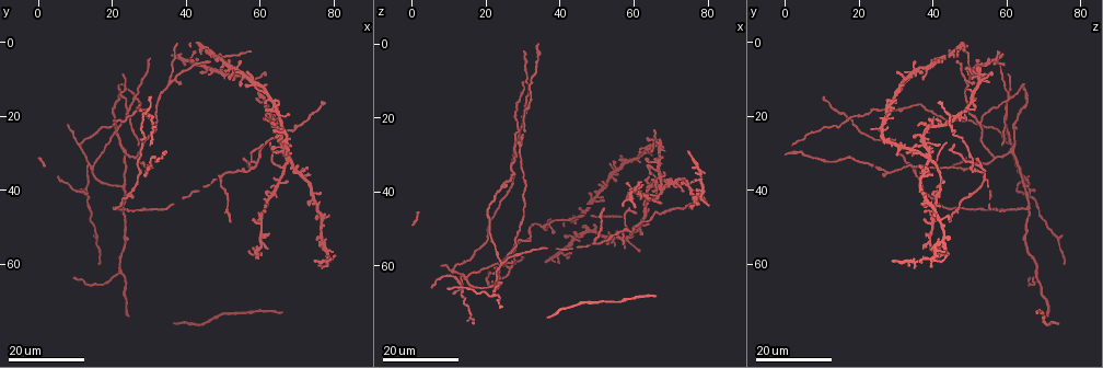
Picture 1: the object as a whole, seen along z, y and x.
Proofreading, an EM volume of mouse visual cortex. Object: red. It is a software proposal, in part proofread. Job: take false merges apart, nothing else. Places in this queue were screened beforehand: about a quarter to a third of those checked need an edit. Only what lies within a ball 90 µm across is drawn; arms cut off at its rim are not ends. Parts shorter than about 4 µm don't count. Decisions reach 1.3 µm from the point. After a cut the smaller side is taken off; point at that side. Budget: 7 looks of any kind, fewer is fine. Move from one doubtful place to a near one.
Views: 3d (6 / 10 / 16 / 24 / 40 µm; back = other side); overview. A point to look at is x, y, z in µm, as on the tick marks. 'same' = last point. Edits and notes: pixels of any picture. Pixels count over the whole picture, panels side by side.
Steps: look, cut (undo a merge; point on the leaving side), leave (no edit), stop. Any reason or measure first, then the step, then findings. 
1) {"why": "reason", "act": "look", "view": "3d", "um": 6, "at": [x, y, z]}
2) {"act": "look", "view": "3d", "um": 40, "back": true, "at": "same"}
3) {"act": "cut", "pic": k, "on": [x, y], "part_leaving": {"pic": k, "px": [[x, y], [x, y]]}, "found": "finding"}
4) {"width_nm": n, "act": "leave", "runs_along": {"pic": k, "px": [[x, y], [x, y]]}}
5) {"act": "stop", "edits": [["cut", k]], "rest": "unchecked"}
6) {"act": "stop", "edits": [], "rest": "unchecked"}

{"why": "branch point", "act": "look", "view": "3d", "um": 16, "at": [10.5, 28.0, 61.5]}

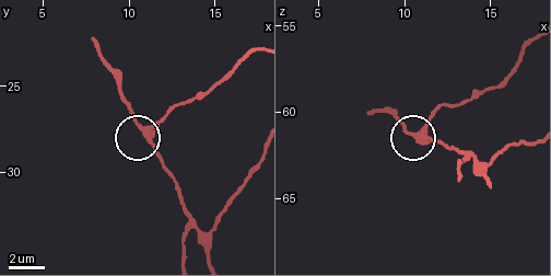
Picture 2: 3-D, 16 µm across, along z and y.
{"act": "look", "view": "3d", "um": 6, "at": [10.9, 27.6, 61.3]}

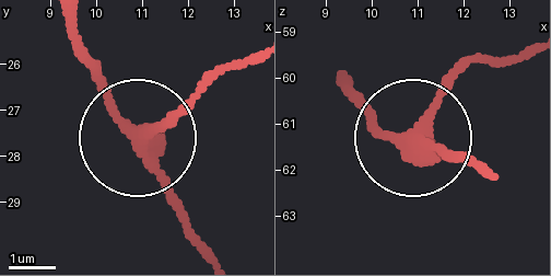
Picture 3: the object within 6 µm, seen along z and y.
{"width_nm": 320, "act": "leave", "found": "continuous, no second neuron"}

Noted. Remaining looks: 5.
{"why": "three-way junction", "act": "look", "view": "3d", "um": 24, "at": [23.0, 29.5, 62.0]}

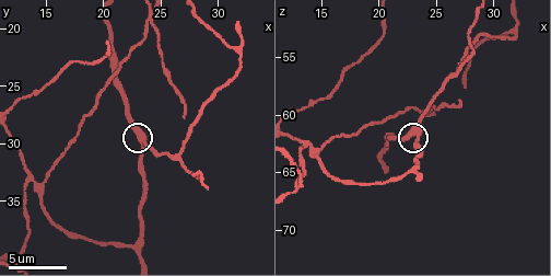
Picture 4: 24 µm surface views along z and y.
{"act": "look", "view": "3d", "um": 6, "at": [23.4, 29.6, 61.6]}

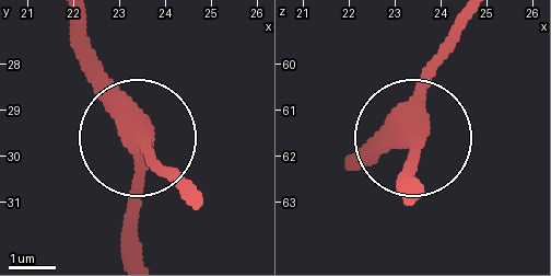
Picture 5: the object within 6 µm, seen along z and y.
{"act": "look", "view": "3d", "um": 6, "back": true, "at": [23.35, 29.50, 61.60]}

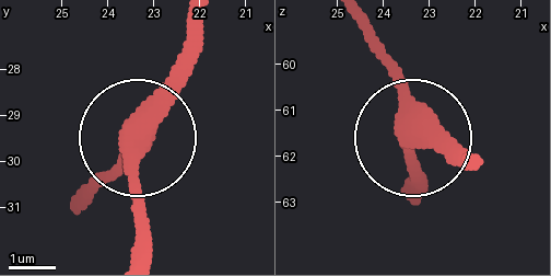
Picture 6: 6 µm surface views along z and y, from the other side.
{"act": "leave", "runs_along": {"pic": 6, "px": [[75, 196], [200, 50]]}, "found": "continuous, no second neuron"}

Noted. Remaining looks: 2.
{"why": "branch point", "act": "look", "view": "3d", "um": 6, "at": [22.6, 39.0, 65.0]}

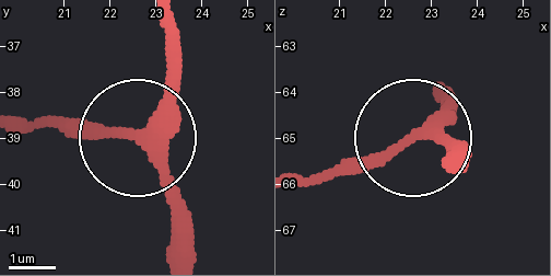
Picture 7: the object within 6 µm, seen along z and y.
{"act": "leave", "runs_along": {"pic": 7, "px": [[438, 88], [419, 139], [470, 150]]}, "found": "all the same neuron"}

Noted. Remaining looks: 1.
{"act": "stop", "edits": [], "rest": "unchecked"}

